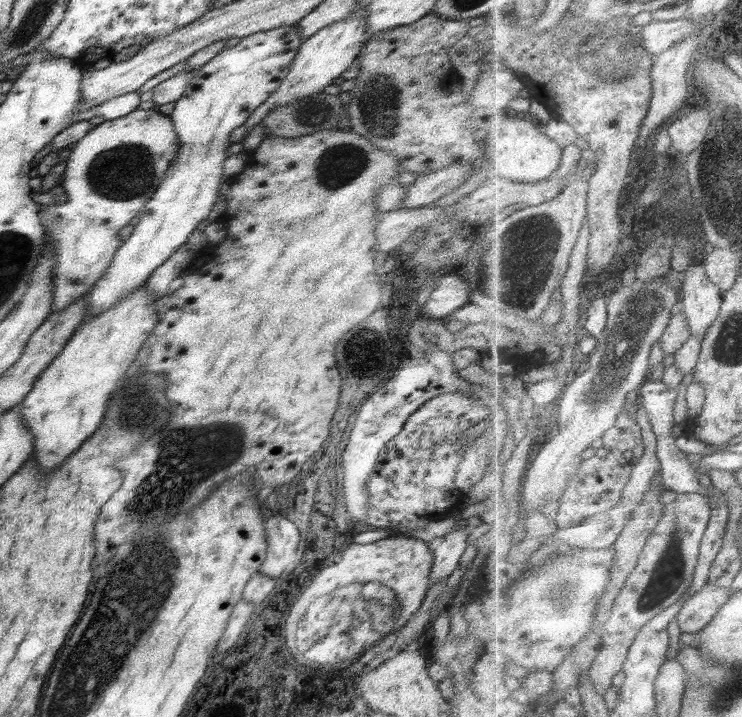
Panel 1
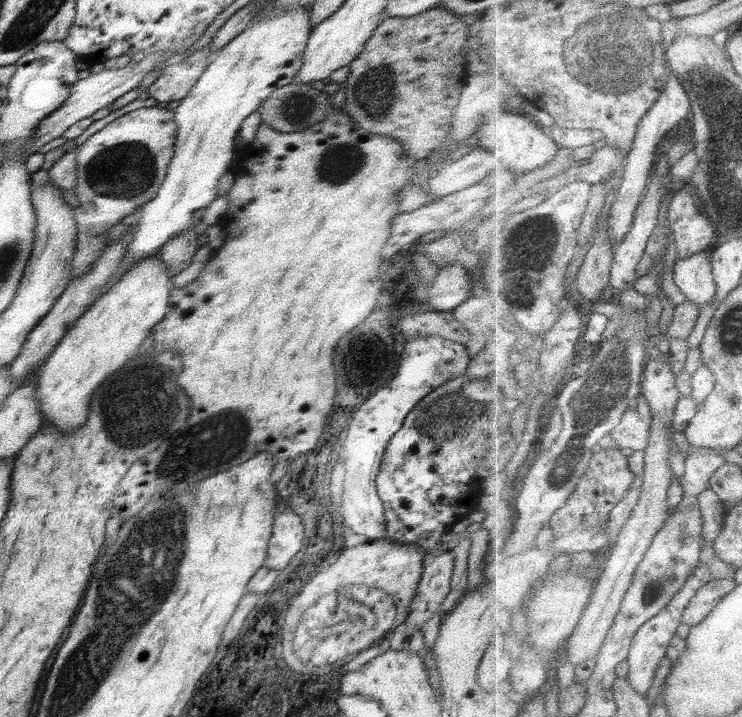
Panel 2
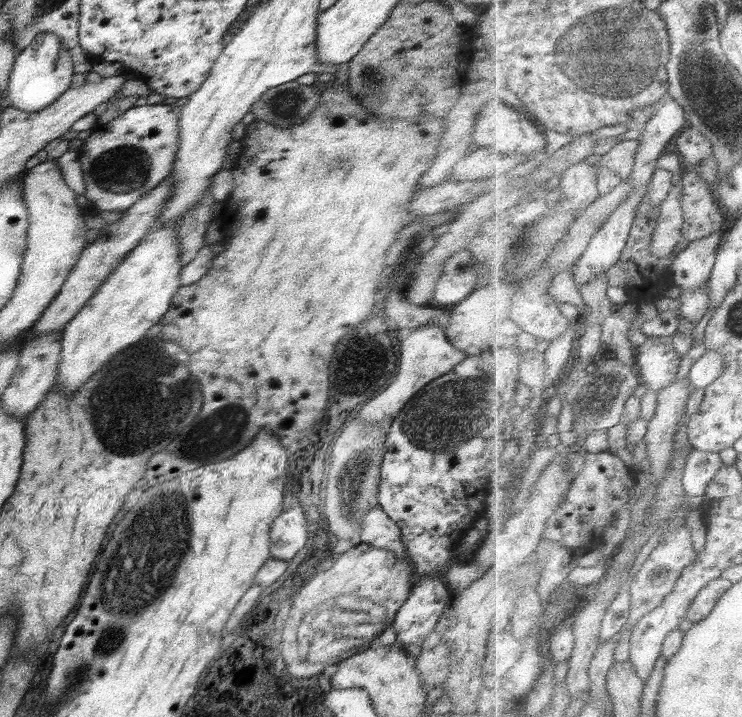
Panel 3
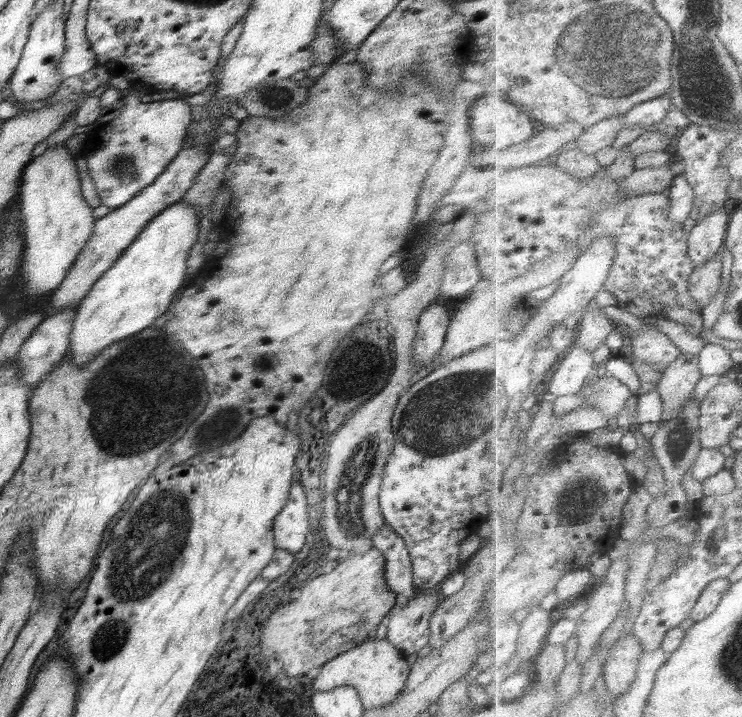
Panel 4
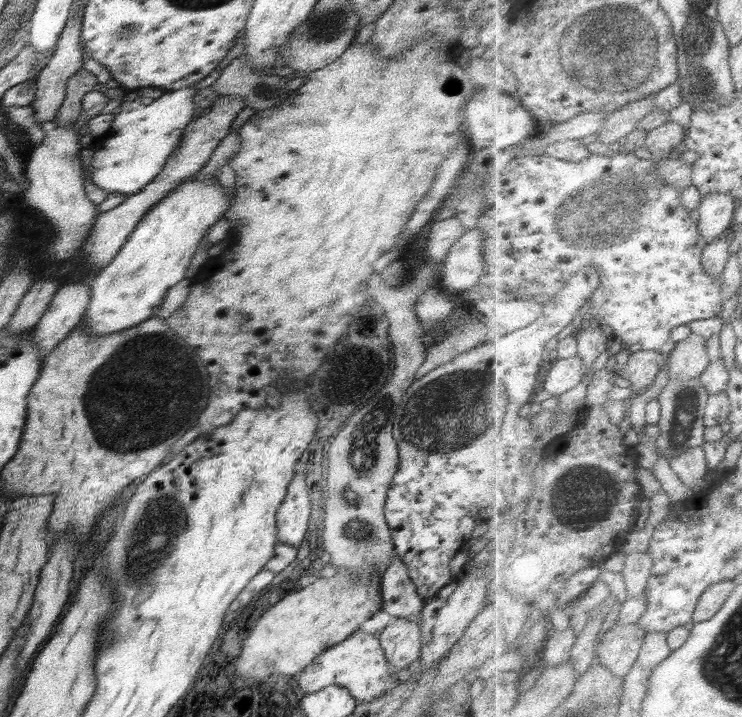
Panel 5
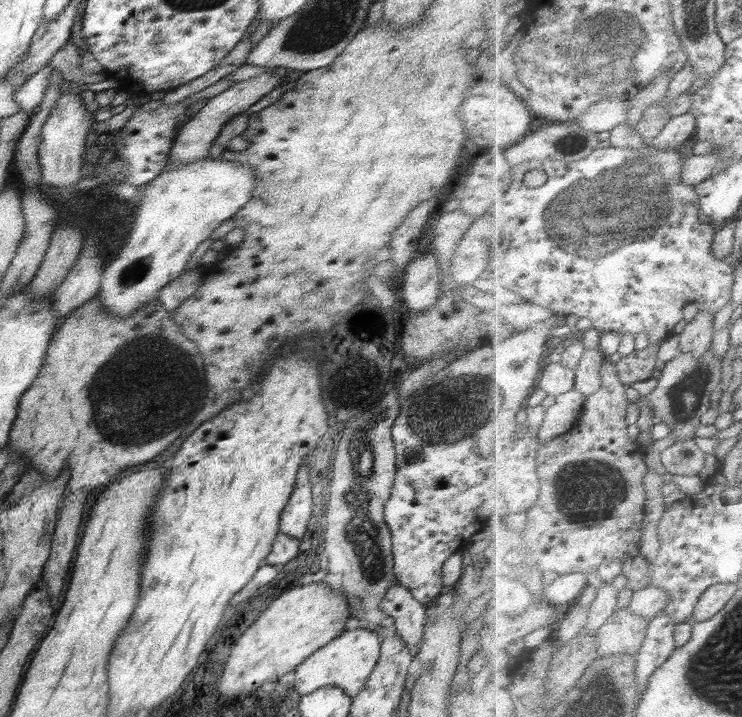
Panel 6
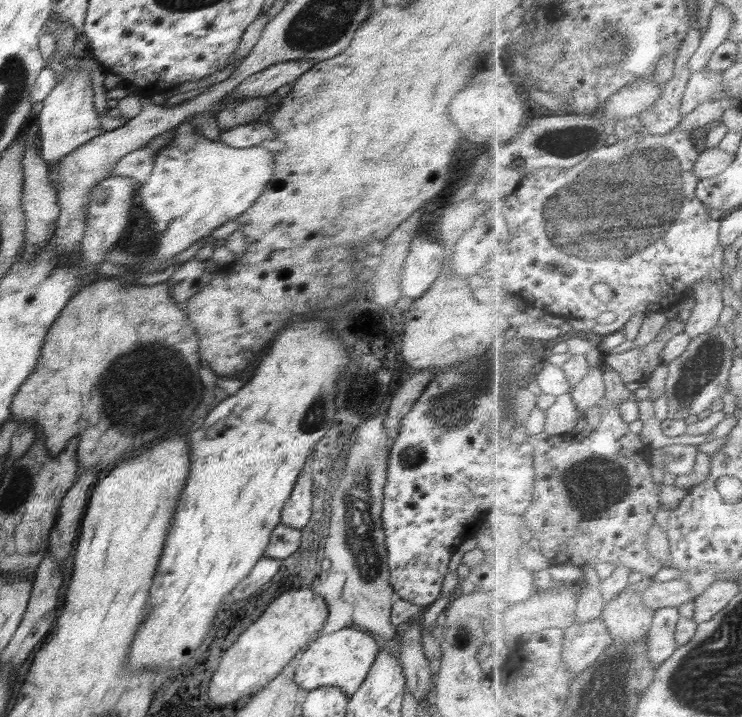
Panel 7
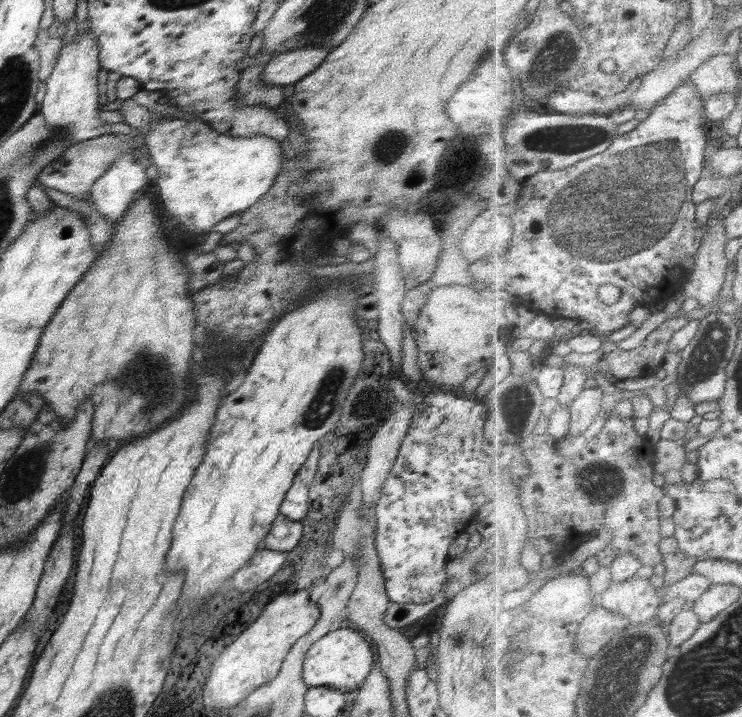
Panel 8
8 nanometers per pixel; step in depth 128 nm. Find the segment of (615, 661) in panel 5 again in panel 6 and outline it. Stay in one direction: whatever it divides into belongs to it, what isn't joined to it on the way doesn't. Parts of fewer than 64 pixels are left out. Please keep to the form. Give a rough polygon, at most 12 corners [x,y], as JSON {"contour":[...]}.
{"contour":[[616,612],[600,630],[600,654],[636,654],[650,622]]}

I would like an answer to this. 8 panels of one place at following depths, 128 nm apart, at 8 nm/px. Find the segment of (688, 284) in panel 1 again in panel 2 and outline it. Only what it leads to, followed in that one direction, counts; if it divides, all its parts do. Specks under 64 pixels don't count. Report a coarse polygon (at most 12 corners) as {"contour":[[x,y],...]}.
{"contour":[[713,247],[675,262],[673,277],[700,308],[718,294]]}

